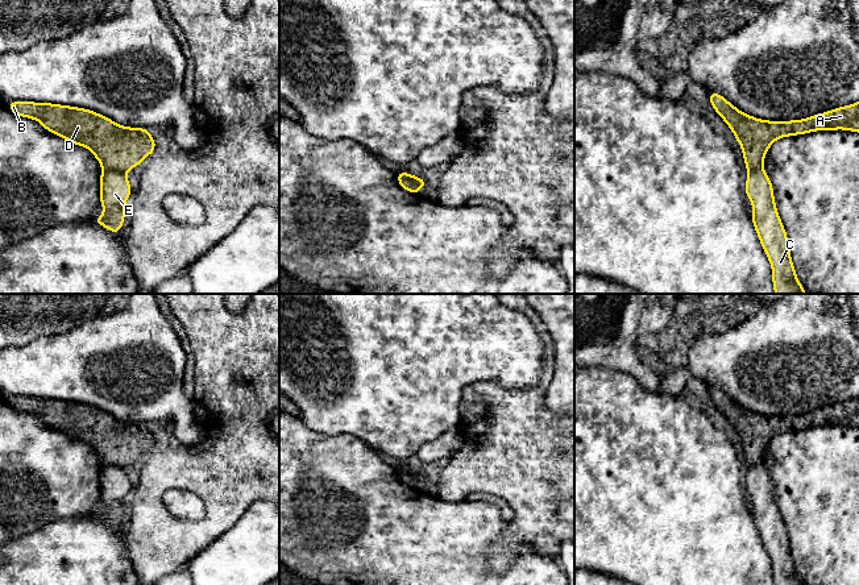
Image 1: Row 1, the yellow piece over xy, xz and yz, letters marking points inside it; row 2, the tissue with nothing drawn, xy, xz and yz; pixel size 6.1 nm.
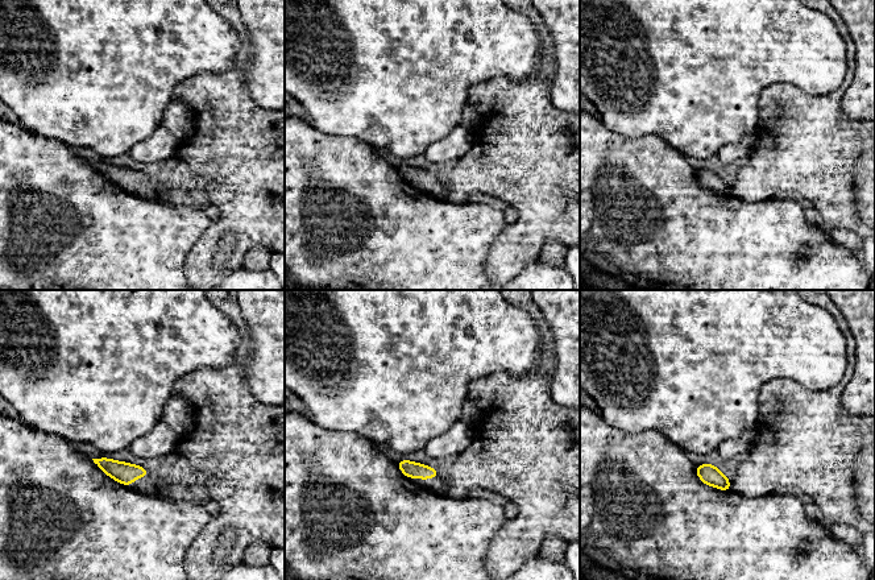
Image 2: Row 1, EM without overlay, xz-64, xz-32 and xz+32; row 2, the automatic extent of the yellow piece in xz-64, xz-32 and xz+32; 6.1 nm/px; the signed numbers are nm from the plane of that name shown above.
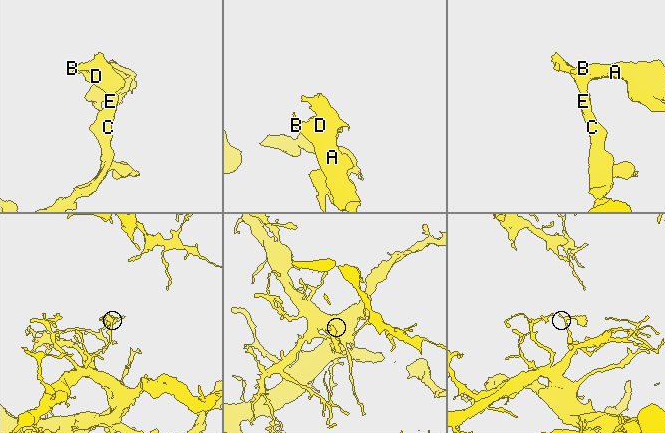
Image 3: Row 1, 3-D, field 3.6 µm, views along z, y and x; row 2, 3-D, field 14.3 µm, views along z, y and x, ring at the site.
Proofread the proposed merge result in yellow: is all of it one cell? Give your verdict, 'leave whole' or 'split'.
split

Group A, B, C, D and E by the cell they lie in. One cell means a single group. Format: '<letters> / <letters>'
A B D / C E

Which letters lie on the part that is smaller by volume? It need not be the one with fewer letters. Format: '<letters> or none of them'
A, B, D

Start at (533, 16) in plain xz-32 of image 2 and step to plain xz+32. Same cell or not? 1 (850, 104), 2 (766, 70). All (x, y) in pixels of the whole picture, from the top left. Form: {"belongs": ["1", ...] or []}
{"belongs": []}

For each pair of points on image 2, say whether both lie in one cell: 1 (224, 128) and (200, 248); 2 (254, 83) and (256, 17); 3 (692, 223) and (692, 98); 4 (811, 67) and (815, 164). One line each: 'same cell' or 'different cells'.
1: same cell
2: same cell
3: different cells
4: different cells

